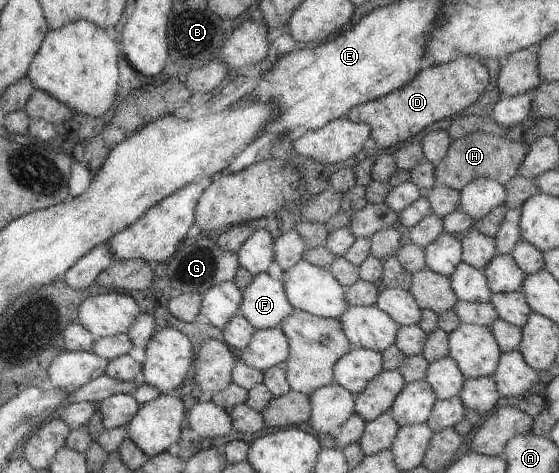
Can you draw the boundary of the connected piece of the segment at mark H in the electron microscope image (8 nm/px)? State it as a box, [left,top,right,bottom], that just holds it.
[434,132,528,191]

